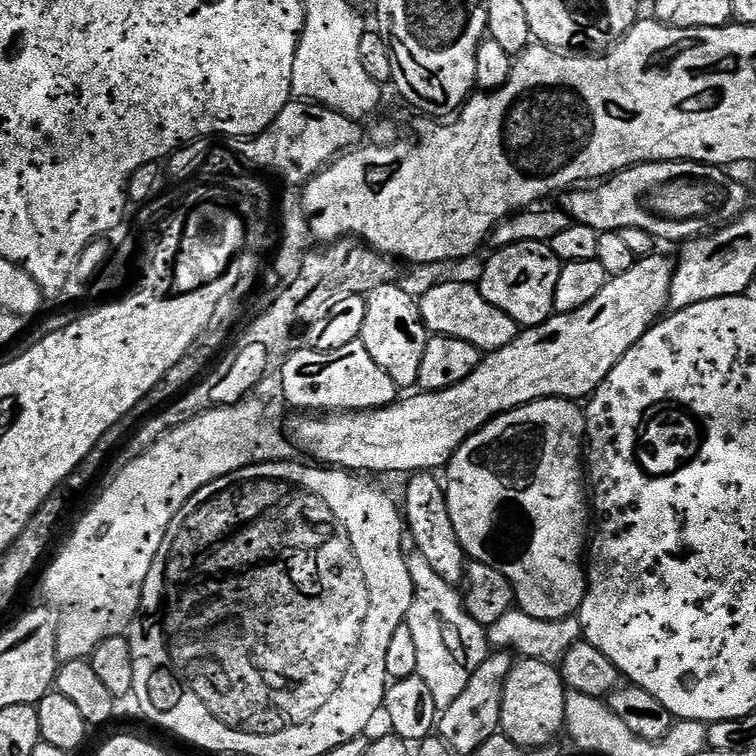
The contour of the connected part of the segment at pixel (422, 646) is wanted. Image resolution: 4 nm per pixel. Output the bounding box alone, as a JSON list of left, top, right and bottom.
[406,563,490,710]

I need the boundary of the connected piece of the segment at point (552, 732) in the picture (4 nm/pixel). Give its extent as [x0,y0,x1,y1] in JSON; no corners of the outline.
[500,659,566,750]

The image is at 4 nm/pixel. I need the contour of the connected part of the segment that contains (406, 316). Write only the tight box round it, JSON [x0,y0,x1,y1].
[358,283,430,390]

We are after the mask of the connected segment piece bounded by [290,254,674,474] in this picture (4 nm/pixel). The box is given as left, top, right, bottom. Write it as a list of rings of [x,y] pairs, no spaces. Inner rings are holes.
[[[653,254],[637,259],[636,264],[630,270],[626,270],[626,274],[618,274],[611,277],[606,286],[602,286],[602,294],[598,294],[598,298],[593,298],[591,302],[586,302],[586,306],[582,306],[582,310],[577,312],[565,312],[563,314],[554,314],[546,322],[542,322],[533,328],[526,328],[521,331],[520,335],[514,338],[514,342],[510,342],[510,346],[502,346],[502,350],[497,352],[489,352],[481,359],[480,364],[474,370],[474,374],[470,374],[470,378],[462,378],[462,382],[458,382],[458,386],[450,386],[441,392],[425,392],[417,391],[415,394],[408,394],[405,398],[397,399],[394,404],[387,404],[385,408],[372,408],[369,412],[332,412],[329,414],[300,414],[296,420],[296,429],[290,432],[291,437],[299,444],[299,442],[307,446],[316,457],[320,458],[321,463],[336,467],[341,470],[347,470],[353,474],[368,474],[364,472],[404,472],[403,474],[411,474],[414,472],[432,472],[436,468],[443,469],[448,461],[452,459],[452,455],[460,449],[462,442],[466,442],[466,438],[470,438],[482,426],[486,426],[496,416],[501,416],[504,412],[509,412],[515,408],[520,408],[524,404],[529,404],[535,400],[571,400],[573,402],[583,401],[585,398],[591,397],[598,385],[610,374],[610,370],[614,370],[614,366],[618,366],[620,359],[626,354],[626,350],[630,350],[630,346],[634,346],[642,338],[642,334],[646,334],[652,329],[653,324],[665,315],[668,305],[668,295],[670,294],[670,286],[672,285],[672,273],[674,271],[673,261],[667,260],[661,254]]]

